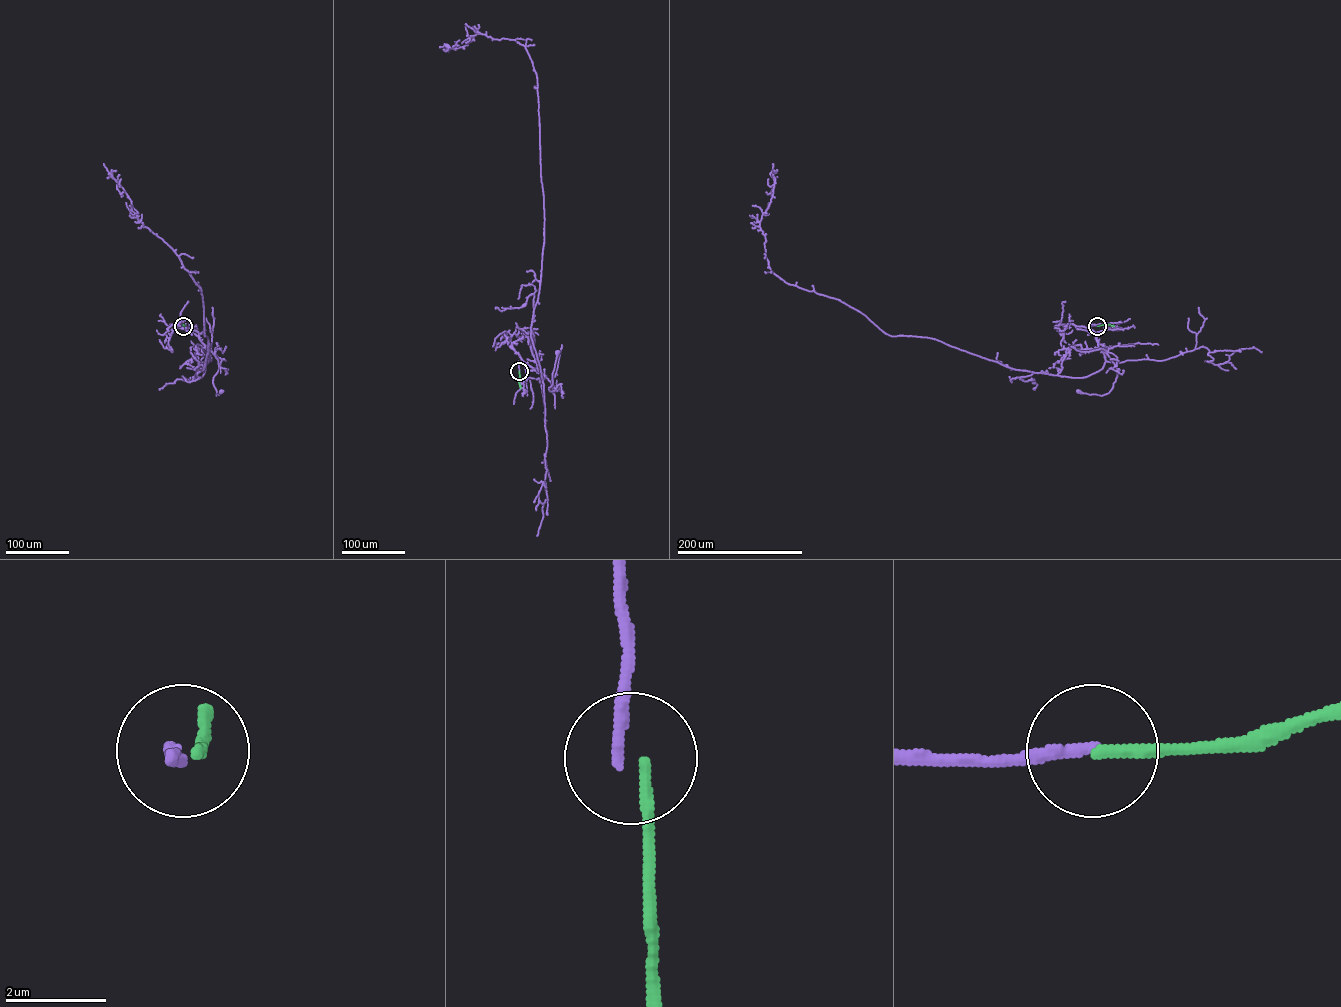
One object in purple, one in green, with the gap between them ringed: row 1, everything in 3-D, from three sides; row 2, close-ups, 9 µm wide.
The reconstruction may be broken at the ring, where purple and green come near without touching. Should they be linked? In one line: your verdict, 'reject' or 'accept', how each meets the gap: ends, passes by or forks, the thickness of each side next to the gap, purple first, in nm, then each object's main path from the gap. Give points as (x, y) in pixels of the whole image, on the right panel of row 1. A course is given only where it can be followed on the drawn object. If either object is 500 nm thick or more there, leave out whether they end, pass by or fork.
reject | purple ends | green ends | 240/220 nm | purple via (1097, 325), (1088, 329), (1094, 332), (1098, 346), (1116, 367), (1117, 376), (1107, 393), (1079, 392) | green via (1097, 325), (1114, 326)

